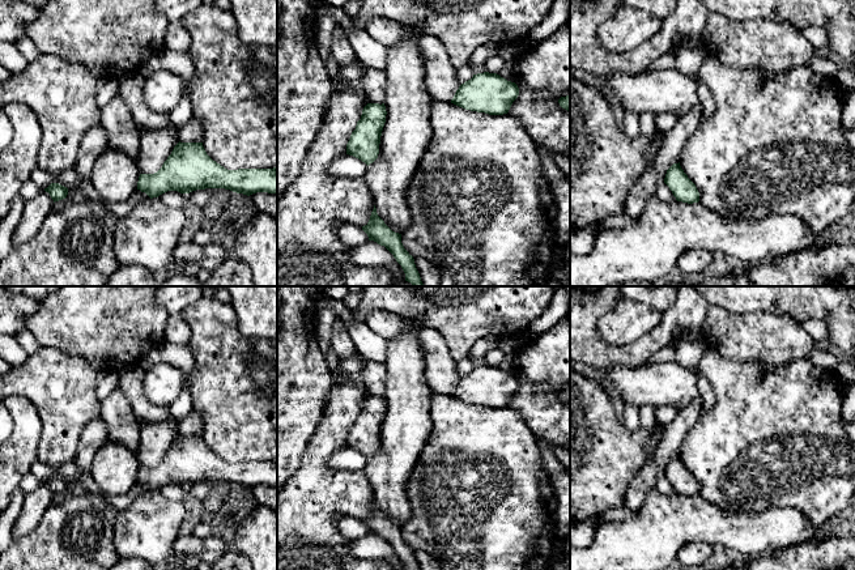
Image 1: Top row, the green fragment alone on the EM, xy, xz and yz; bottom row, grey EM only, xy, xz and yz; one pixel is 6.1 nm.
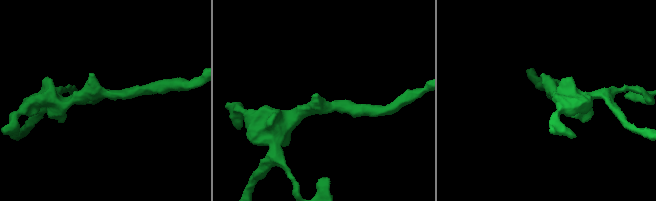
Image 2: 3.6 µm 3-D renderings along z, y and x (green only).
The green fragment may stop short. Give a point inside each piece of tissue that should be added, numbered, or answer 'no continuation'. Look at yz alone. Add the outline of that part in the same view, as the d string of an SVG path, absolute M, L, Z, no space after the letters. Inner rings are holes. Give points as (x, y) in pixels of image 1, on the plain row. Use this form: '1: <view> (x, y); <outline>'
no continuation

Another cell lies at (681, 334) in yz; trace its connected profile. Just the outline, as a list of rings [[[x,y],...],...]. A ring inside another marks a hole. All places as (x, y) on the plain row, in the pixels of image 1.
[[[677,328],[675,336],[677,341],[705,341],[702,331],[698,328]]]

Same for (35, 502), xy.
[[[41,482],[37,489],[27,493],[21,514],[14,523],[12,539],[31,533],[39,524],[46,509],[51,505],[54,493],[50,486]]]

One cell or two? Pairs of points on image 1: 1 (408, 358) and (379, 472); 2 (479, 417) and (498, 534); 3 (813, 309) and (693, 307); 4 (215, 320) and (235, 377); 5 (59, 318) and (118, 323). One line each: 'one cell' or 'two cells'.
1: one cell
2: one cell
3: two cells
4: one cell
5: one cell

